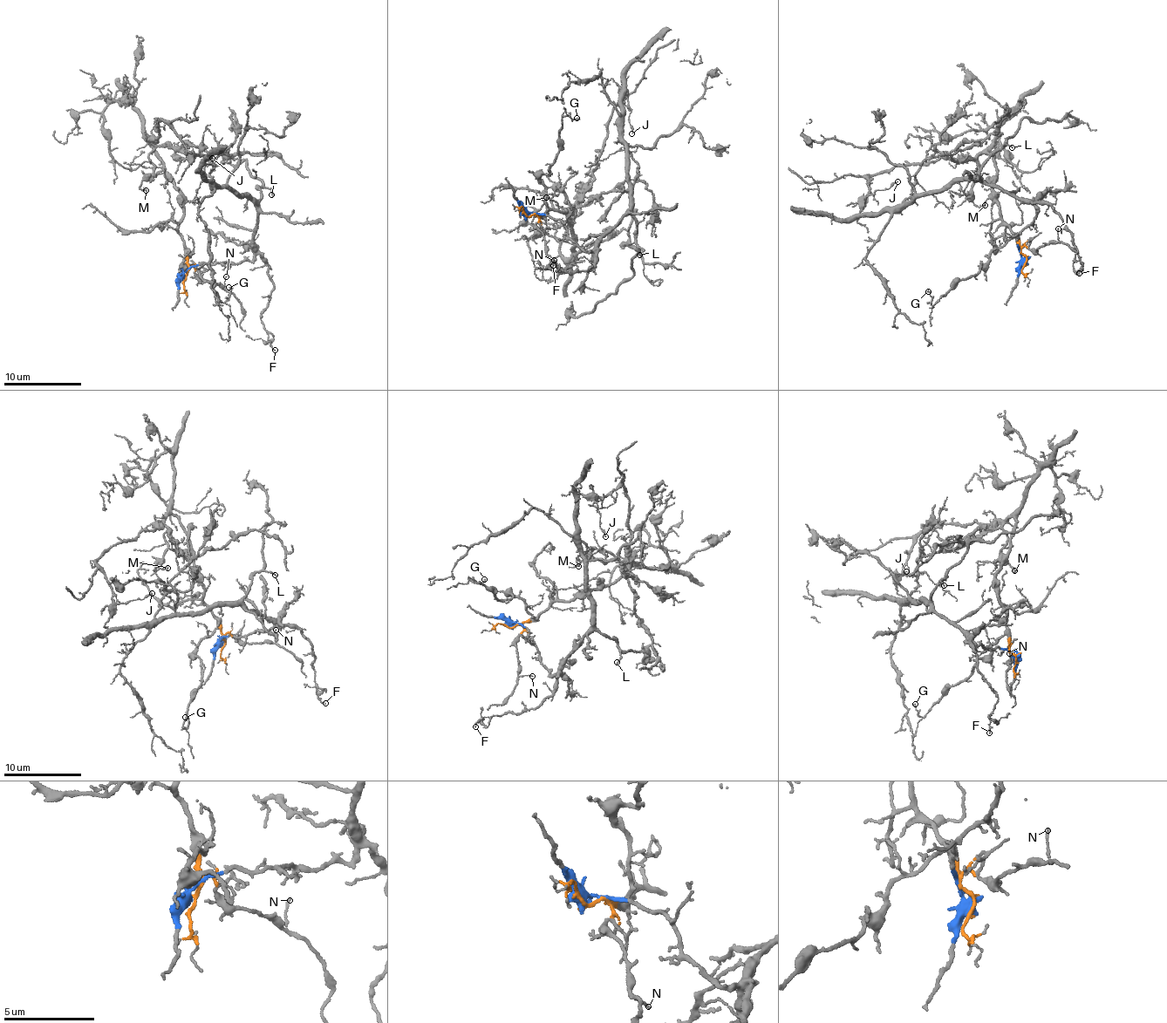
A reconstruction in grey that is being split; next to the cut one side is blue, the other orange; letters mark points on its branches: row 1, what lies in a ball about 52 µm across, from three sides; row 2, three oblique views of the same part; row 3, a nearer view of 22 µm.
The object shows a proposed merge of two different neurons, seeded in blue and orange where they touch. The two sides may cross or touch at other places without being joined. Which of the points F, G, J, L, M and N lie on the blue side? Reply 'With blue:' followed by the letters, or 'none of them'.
With blue: F, L

